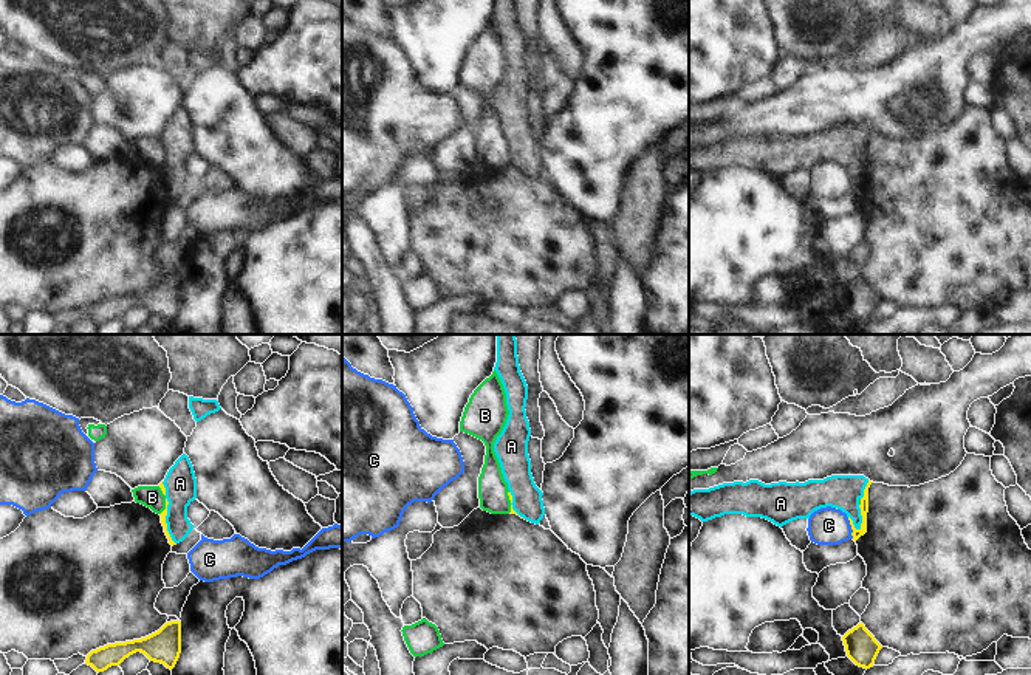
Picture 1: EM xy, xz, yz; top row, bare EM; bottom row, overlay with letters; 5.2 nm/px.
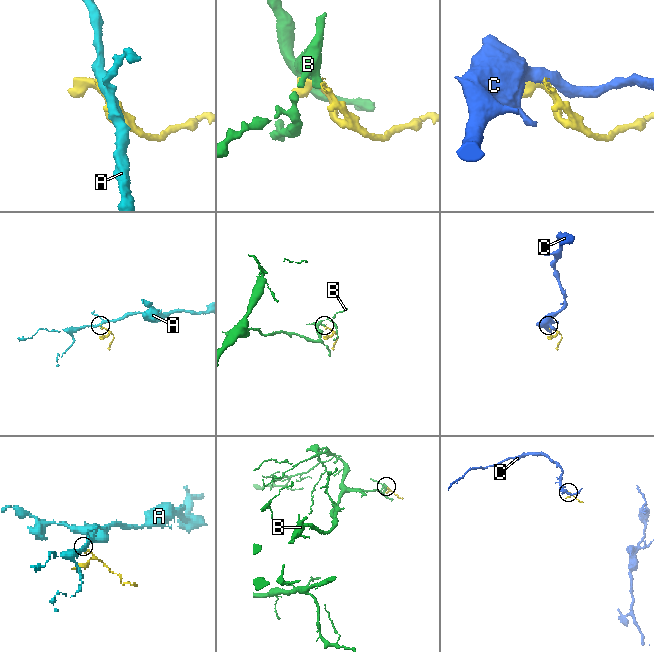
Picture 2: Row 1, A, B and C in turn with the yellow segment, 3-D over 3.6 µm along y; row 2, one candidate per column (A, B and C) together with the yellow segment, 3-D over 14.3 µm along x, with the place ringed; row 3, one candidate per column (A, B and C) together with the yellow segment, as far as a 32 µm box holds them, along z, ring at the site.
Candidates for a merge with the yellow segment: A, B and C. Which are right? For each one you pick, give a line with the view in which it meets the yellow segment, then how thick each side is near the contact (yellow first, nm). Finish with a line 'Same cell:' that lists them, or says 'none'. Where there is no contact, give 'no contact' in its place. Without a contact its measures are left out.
A: xy | 40/170 nm
Same cell: A

